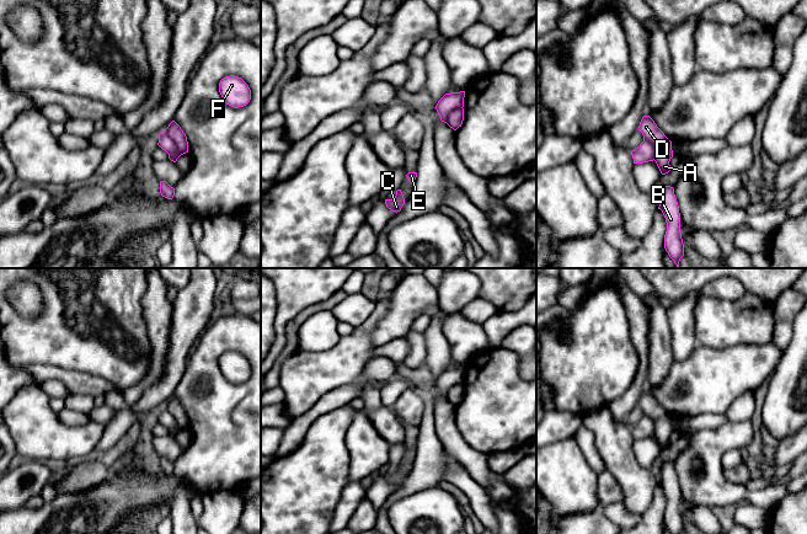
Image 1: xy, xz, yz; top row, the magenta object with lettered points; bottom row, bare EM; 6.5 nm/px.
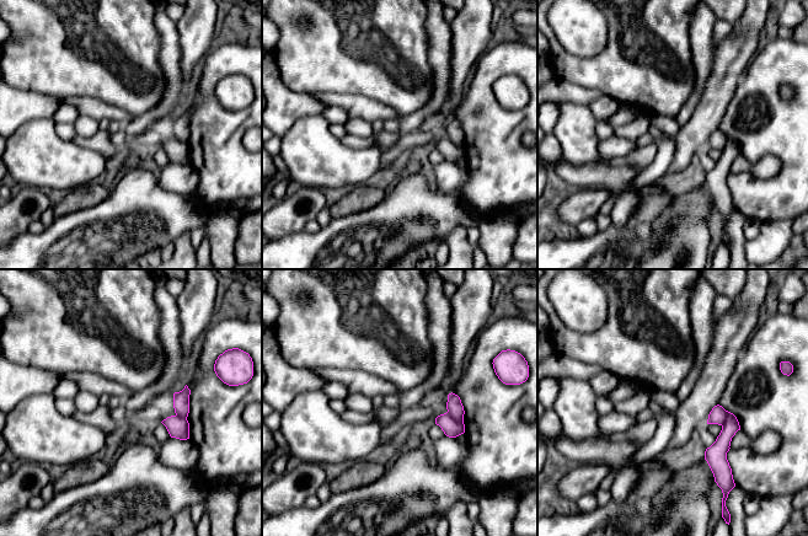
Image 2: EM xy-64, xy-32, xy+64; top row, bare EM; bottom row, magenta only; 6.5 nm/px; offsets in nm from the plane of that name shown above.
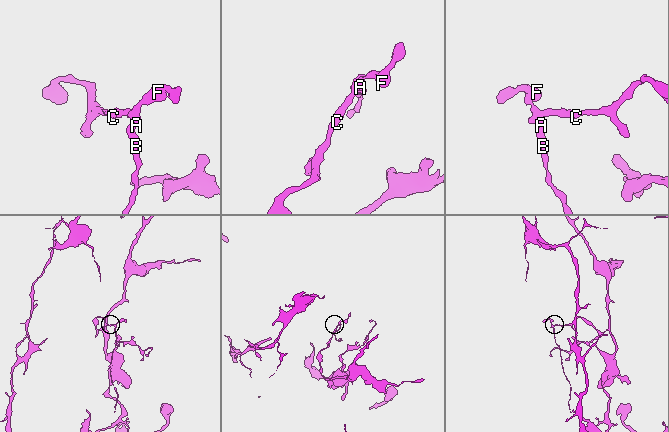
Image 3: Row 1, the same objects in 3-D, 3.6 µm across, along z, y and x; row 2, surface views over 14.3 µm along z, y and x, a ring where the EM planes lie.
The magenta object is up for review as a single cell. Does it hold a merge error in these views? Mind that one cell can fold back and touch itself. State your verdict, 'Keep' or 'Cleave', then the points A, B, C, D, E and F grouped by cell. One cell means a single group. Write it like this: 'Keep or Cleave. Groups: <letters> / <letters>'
Cleave. Groups: A B D F / C E

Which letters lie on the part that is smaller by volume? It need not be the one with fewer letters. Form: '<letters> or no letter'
A, B, D, F

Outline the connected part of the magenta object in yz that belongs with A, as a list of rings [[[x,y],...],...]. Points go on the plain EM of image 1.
[[[650,391],[642,393],[637,405],[642,408],[643,415],[654,421],[653,436],[661,449],[668,449],[672,444],[669,440],[670,434],[673,433],[672,417],[664,411]]]

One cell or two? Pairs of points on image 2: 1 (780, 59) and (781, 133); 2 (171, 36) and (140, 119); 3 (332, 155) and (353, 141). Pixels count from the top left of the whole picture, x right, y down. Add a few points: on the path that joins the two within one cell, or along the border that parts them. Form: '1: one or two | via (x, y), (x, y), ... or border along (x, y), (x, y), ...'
1: one | via (772, 78), (772, 108), (775, 114)
2: one | via (171, 59), (172, 97), (164, 106)
3: two | border along (338, 140), (354, 148), (375, 148)

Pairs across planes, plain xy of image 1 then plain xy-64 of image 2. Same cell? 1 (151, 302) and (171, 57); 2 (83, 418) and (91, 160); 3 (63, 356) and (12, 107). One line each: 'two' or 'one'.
1: one
2: two
3: two

